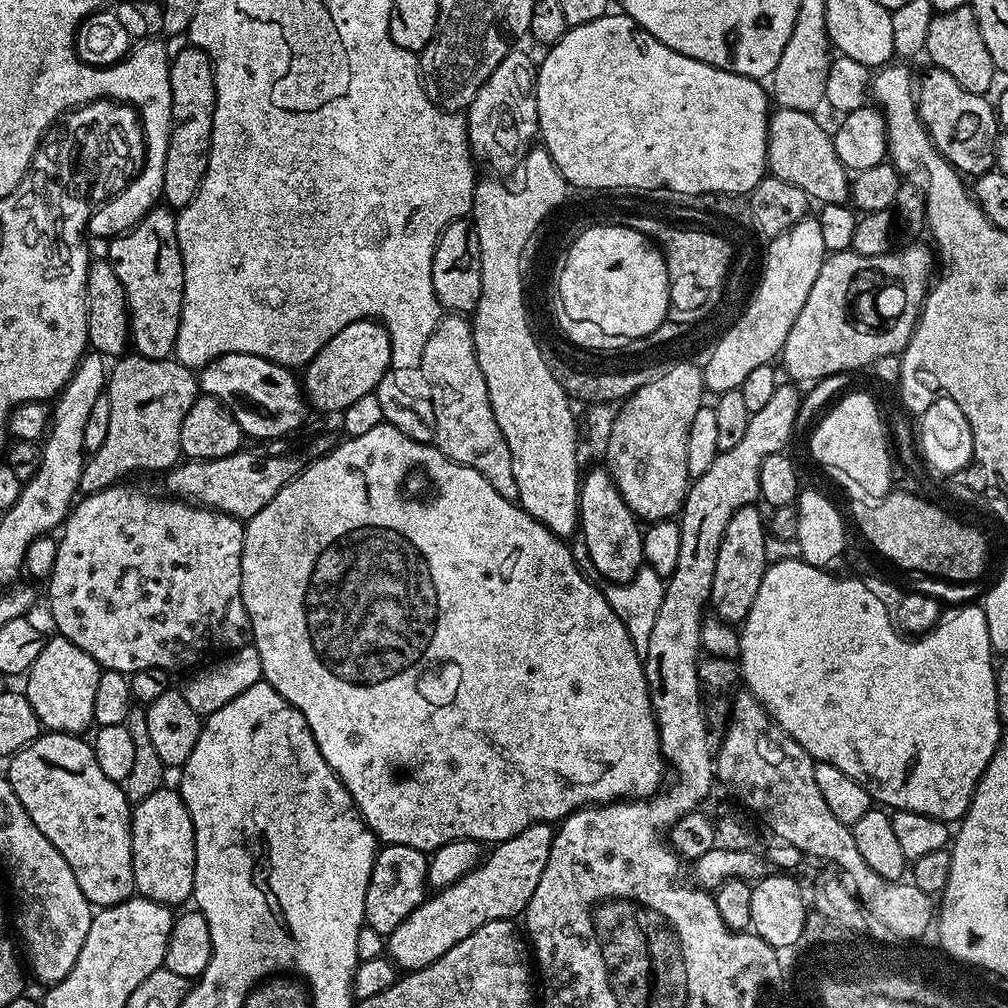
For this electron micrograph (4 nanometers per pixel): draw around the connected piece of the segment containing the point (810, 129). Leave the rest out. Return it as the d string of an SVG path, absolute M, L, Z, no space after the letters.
M776 108L768 122L768 172L789 180L821 205L843 204L850 196L850 173L836 157L829 129L824 129L811 112Z

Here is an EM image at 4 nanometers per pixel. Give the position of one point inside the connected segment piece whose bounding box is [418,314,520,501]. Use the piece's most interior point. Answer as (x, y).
(466, 430)

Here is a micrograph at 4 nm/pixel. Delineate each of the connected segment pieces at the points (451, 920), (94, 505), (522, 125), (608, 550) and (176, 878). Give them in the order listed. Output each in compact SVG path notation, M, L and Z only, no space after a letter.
M531 824L526 830L522 830L514 838L501 840L499 844L491 849L492 852L483 857L481 863L477 864L472 871L466 873L458 882L454 882L448 888L441 888L435 894L429 895L424 903L407 916L386 938L386 956L396 965L397 969L405 973L417 972L419 968L430 966L450 946L462 942L462 938L470 938L478 926L485 922L494 922L495 920L512 920L519 917L524 909L528 907L530 898L534 894L534 886L538 886L538 878L542 878L542 870L546 870L546 862L550 858L552 849L552 837L554 828L552 824Z
M117 482L110 488L103 488L94 494L84 496L69 512L68 519L62 525L64 537L62 535L59 537L58 558L54 562L54 570L46 584L48 612L56 623L55 631L70 642L74 642L78 650L86 650L86 654L90 654L90 658L94 658L94 662L99 664L101 669L125 674L147 668L192 670L201 662L207 661L213 654L235 652L237 648L243 648L249 643L252 628L248 625L246 606L242 602L244 524L234 516L227 516L225 512L213 512L210 508L197 506L180 498L167 499L151 496L140 488L127 488L124 482Z
M509 50L506 58L498 62L494 74L478 90L466 109L468 121L468 146L477 161L489 168L489 173L512 172L521 167L529 148L537 139L538 102L536 101L537 61L524 52Z
M607 467L592 468L583 473L580 481L580 518L578 521L578 536L583 541L583 551L588 552L588 560L592 568L600 576L605 576L605 581L613 584L627 584L638 574L638 570L645 567L642 542L644 533L637 517L633 516L630 506L622 498L616 484L612 480Z
M165 786L154 790L150 798L142 798L131 809L132 865L136 892L146 900L177 906L189 903L194 890L196 843L194 826L179 791Z

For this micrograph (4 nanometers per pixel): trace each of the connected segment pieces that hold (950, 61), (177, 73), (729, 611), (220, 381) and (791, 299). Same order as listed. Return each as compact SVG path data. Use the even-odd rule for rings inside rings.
M971 7L935 13L926 33L924 52L935 67L946 70L946 74L957 80L958 86L971 92L987 93L992 79L997 79L998 73L990 58L990 50L986 50L986 42L982 42L982 30L978 30Z
M184 46L180 53L171 57L168 65L170 70L170 94L172 95L172 133L168 157L162 174L164 187L163 203L173 210L186 207L198 194L202 178L208 169L208 148L212 144L214 130L214 106L216 105L216 71L212 68L212 59L202 48Z
M756 506L738 509L734 518L730 518L718 546L710 608L725 624L736 626L747 618L750 606L754 606L754 598L758 598L758 586L762 586L764 572L770 563L766 520L760 517L758 509Z
M231 352L214 357L205 368L199 369L198 388L203 395L213 396L235 409L236 421L245 437L276 440L290 435L304 420L306 397L297 373L254 354Z
M805 218L790 226L787 232L779 232L775 238L767 241L763 253L764 274L759 277L763 283L751 311L742 322L733 321L731 327L719 337L712 348L712 357L703 361L704 386L709 393L719 394L726 390L739 388L754 369L763 364L772 364L783 353L786 334L798 318L798 310L806 306L806 297L810 295L810 286L818 278L826 259L822 242L822 226L819 219Z

